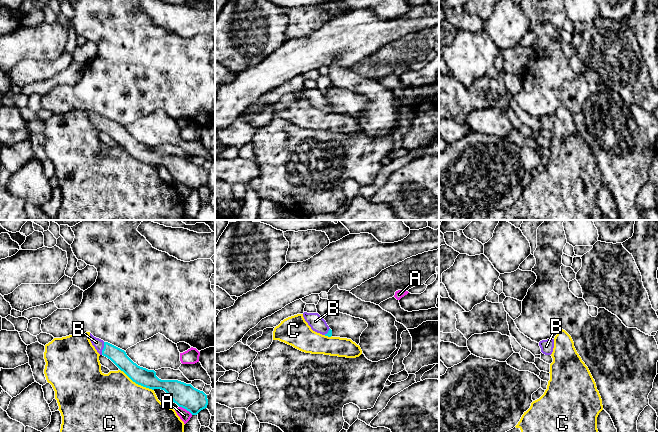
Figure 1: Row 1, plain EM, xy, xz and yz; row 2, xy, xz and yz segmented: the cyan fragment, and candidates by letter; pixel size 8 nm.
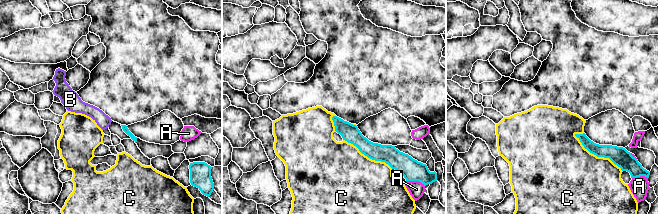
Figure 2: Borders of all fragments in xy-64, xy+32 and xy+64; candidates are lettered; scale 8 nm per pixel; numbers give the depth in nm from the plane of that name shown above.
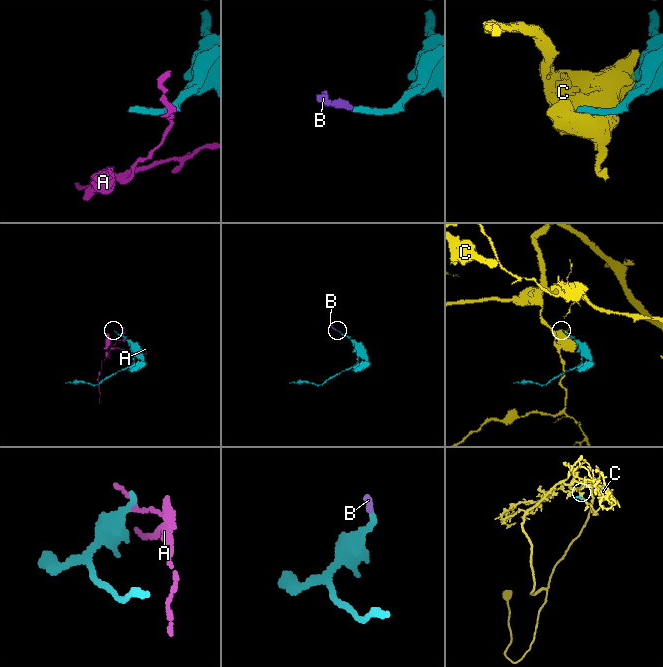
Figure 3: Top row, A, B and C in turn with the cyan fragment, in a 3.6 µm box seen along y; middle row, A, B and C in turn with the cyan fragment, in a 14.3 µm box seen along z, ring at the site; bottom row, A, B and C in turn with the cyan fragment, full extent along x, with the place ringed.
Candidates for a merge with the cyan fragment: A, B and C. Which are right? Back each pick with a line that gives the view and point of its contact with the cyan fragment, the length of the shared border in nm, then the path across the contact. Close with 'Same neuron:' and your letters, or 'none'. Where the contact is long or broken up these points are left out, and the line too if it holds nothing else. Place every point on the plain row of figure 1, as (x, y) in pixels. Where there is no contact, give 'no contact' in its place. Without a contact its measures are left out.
B: contact xy (103, 124); length 110 nm; way xy (118, 132), (103, 124), (96, 118)
Same neuron: B

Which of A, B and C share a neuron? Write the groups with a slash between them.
A / B / C

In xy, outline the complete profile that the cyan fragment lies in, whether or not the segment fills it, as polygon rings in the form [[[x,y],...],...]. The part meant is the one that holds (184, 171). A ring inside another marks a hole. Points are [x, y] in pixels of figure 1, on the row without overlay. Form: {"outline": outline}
{"outline": [[[91,109],[89,115],[100,131],[110,135],[136,160],[152,166],[164,166],[174,179],[192,191],[197,191],[207,184],[208,175],[203,167],[178,156],[161,156],[154,146],[148,146],[134,139],[124,126],[94,113]]]}

